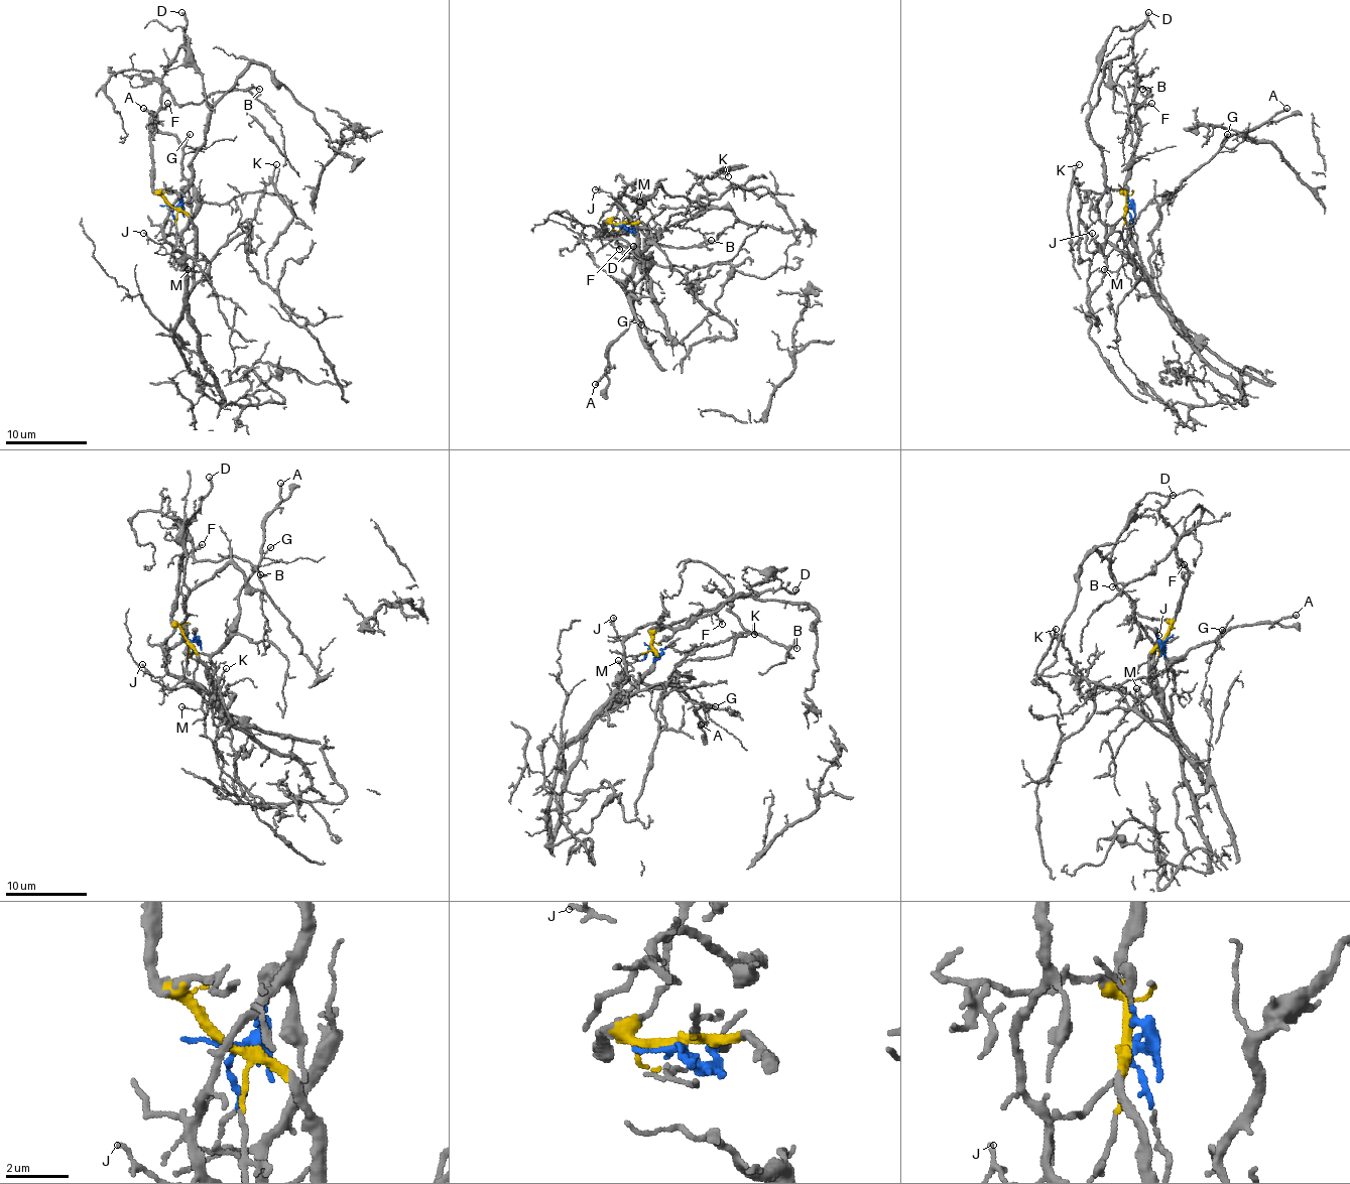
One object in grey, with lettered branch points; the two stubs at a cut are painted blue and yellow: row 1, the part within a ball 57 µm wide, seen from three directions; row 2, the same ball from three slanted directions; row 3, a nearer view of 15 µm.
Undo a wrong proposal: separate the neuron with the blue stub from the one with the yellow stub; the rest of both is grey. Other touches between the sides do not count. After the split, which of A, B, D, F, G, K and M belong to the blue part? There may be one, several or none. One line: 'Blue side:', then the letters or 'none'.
Blue side: A, G, M

